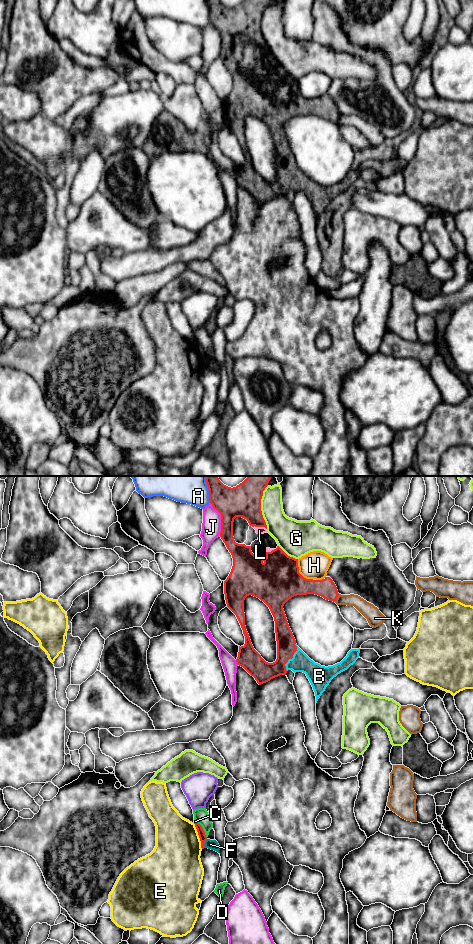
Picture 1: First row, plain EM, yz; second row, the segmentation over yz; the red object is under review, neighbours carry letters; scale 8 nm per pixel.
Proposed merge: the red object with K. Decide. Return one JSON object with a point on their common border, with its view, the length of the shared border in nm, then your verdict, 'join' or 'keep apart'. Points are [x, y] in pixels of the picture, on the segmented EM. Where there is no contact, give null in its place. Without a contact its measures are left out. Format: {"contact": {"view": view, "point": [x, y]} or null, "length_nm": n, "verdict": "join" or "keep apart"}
{"contact": {"view": "yz", "point": [336, 598]}, "length_nm": 80, "verdict": "keep apart"}

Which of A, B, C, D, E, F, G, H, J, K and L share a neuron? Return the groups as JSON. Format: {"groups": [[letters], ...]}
{"groups": [["A"], ["B", "L"], ["C"], ["D"], ["E"], ["F"], ["G"], ["H"], ["J"], ["K"]]}

